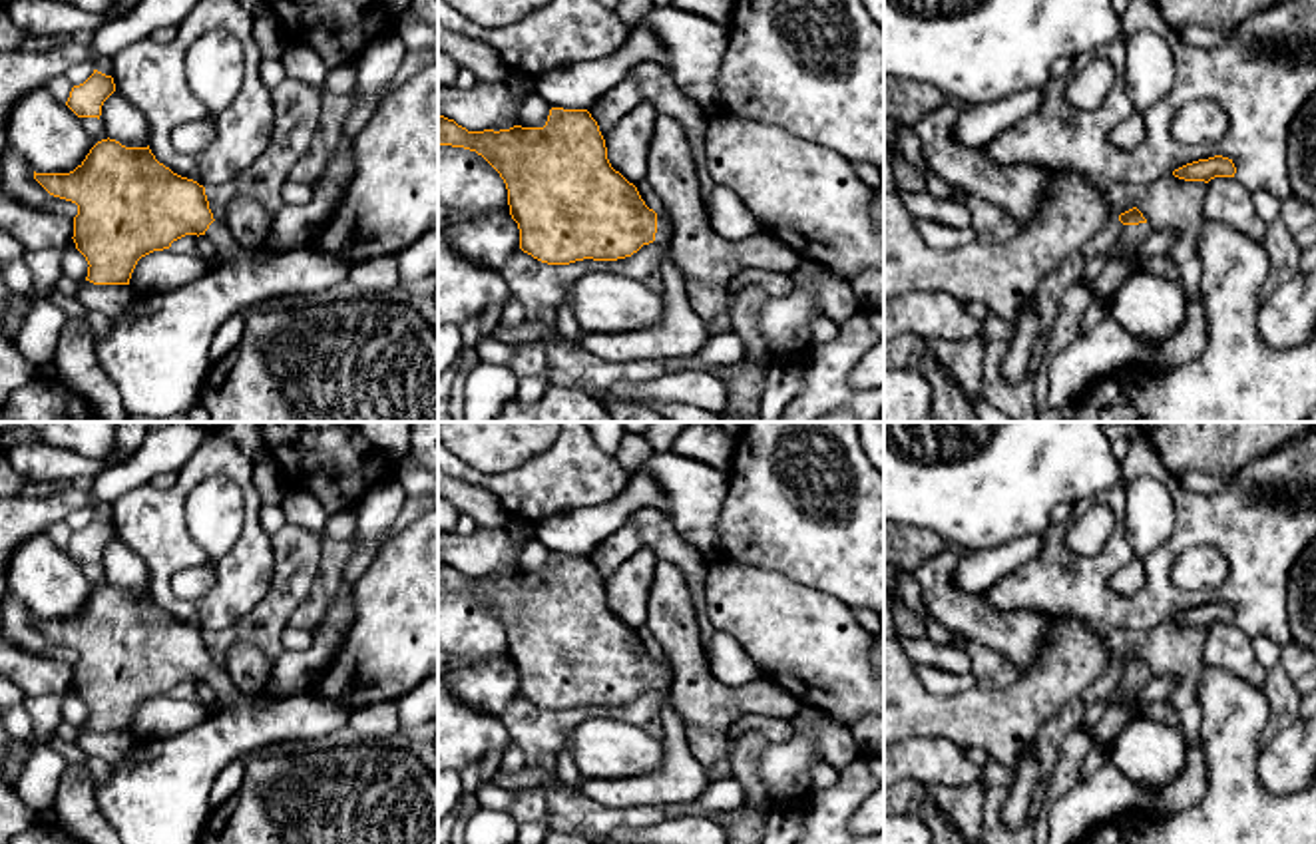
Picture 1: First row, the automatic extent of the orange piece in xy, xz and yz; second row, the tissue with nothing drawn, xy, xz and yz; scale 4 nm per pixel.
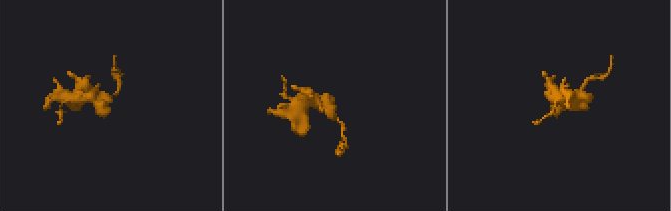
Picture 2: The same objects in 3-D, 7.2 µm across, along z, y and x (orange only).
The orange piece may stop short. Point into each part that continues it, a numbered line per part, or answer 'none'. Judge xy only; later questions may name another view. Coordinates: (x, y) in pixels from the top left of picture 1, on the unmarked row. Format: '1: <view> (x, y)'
1: xy (225, 693)

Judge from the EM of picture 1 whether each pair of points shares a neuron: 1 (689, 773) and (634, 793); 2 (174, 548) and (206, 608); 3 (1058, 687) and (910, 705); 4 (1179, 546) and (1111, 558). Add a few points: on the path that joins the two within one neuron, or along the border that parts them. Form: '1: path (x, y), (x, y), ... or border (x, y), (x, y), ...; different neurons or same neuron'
1: path (675, 781), (648, 789); same neuron
2: path (164, 570), (164, 594), (178, 608), (184, 608); same neuron
3: path (1022, 709), (1018, 713), (946, 713); same neuron
4: path (1157, 574), (1137, 602), (1117, 602), (1103, 588); same neuron

